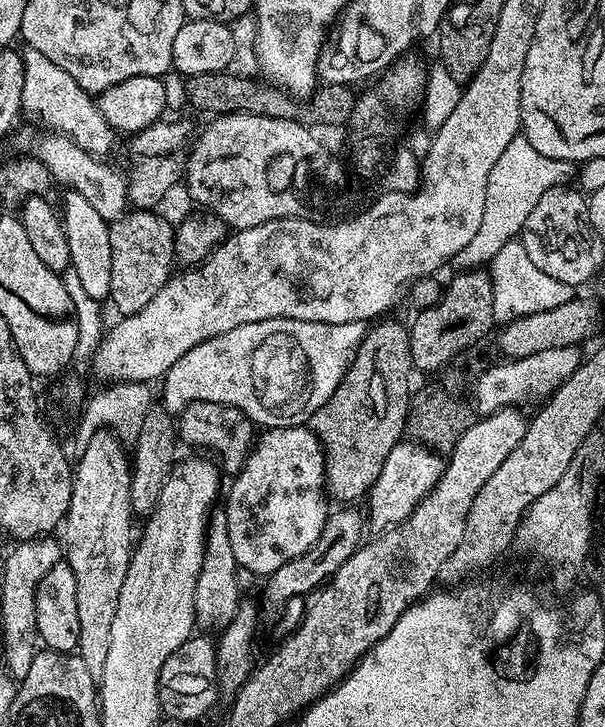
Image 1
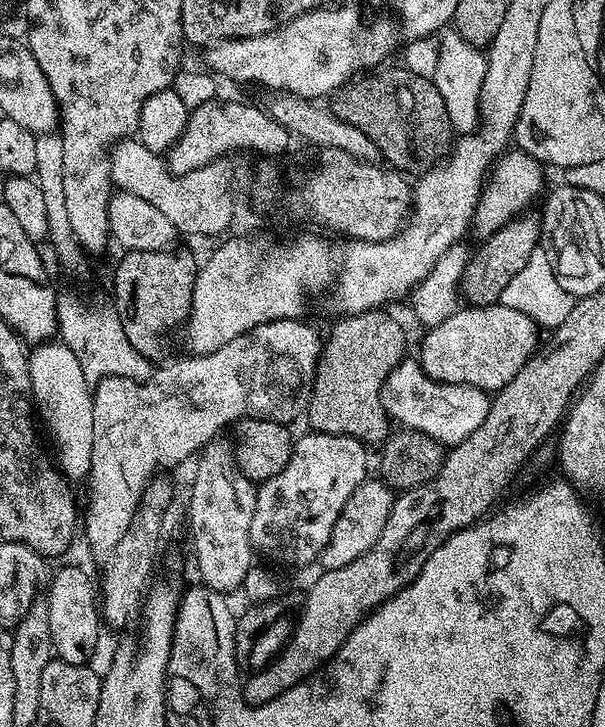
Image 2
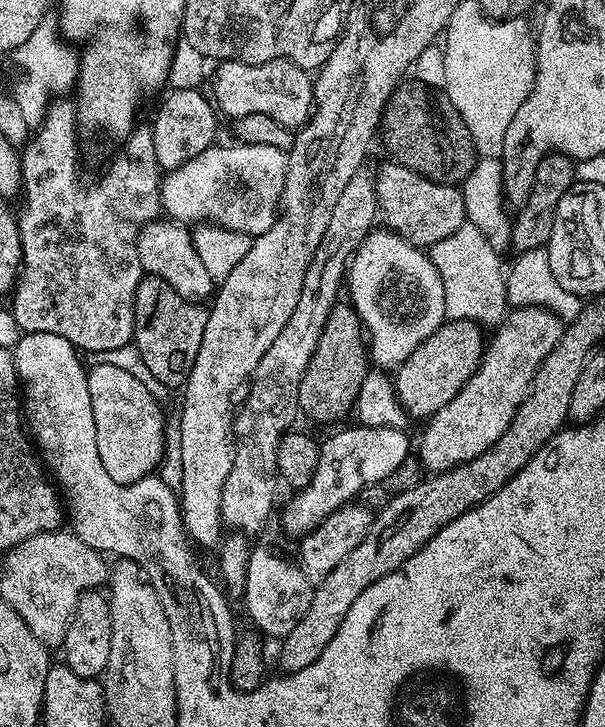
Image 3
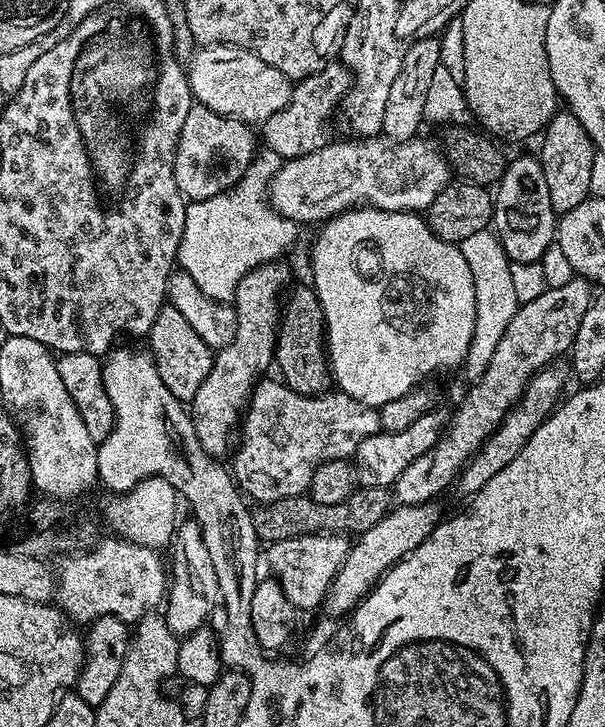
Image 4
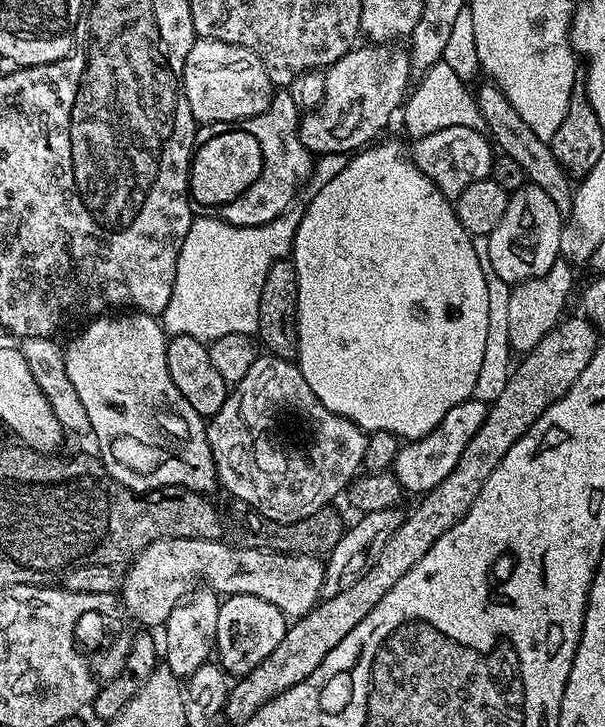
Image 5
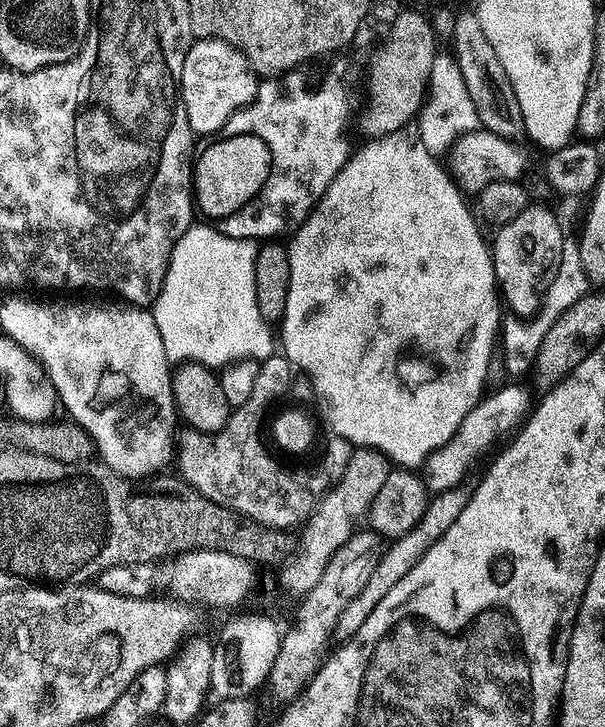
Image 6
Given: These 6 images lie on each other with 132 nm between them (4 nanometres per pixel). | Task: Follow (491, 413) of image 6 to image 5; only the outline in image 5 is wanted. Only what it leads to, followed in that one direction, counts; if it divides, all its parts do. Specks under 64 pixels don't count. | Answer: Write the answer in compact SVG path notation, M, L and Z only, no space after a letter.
M475 399L458 402L458 406L454 406L454 410L446 414L446 418L442 418L442 422L434 431L417 440L409 440L401 446L396 452L394 475L403 491L408 494L423 494L434 490L434 486L438 486L438 482L442 482L442 478L446 478L446 474L450 474L450 470L458 466L462 450L466 450L470 438L478 434L478 426L482 426L488 410L487 403Z

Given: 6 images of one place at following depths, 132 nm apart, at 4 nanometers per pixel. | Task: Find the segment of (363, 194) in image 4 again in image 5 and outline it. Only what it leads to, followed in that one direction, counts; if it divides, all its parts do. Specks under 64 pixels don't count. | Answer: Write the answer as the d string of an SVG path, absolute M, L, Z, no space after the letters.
M451 126L413 139L411 144L410 155L418 170L422 170L422 174L426 174L426 178L430 178L434 186L438 186L438 190L453 202L466 186L474 186L474 182L487 180L492 175L494 148L489 137L478 129Z

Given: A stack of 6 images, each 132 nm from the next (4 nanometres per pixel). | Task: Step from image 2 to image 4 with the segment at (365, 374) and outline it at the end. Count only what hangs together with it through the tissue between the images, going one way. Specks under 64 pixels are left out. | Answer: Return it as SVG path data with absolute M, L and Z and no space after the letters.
M311 286L294 288L282 300L274 364L277 369L280 367L279 375L287 388L303 396L318 396L329 391L333 383L332 369L326 351L324 311L320 309L315 288Z

